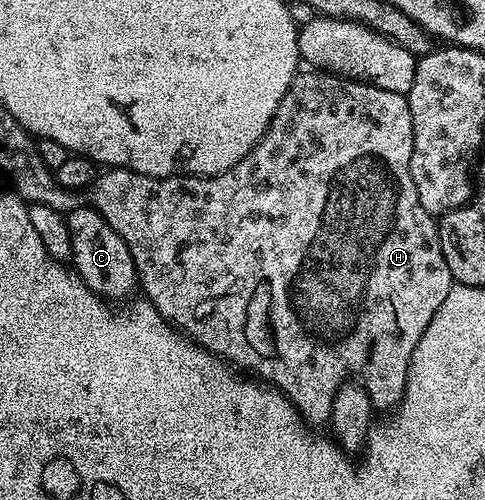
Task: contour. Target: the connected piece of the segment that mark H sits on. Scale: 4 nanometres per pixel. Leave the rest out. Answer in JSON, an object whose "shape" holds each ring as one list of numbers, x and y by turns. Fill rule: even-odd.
{"shape":[[303,69,289,85,261,141,257,141,251,152,231,169,216,175,170,175,162,179,130,171,128,167,113,167,96,174,89,188,89,203,105,217,105,221,109,221,121,241,129,245,141,291,143,287,142,294,172,327,179,328,206,351,230,361,236,368,283,392,308,424,326,424,331,417,335,394,349,377,362,384,376,408,398,408,405,393,413,349,417,341,421,341,421,333,425,333,437,309,441,309,441,301,449,297,449,289,453,285,449,265,445,265,445,257,441,253,436,216,430,215,425,205,421,205,417,185,413,185,412,157,413,117,409,113,406,95,389,93,389,89,381,89,366,81,344,79,342,75,318,69]]}

